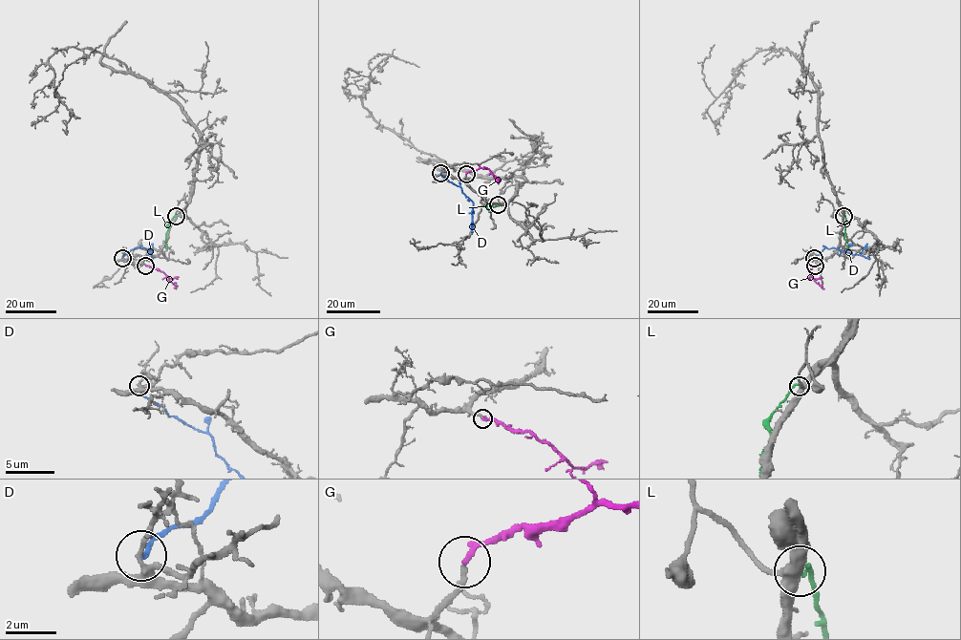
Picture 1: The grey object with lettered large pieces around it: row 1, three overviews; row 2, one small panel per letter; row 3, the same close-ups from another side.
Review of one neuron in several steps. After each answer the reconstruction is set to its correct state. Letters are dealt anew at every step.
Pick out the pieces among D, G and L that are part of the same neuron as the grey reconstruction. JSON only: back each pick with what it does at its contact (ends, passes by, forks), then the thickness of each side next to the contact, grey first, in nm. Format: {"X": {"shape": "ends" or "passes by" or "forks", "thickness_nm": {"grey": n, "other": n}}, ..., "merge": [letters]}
{"G": {"shape": "ends", "thickness_nm": {"grey": 200, "other": 240}}, "merge": ["G"]}

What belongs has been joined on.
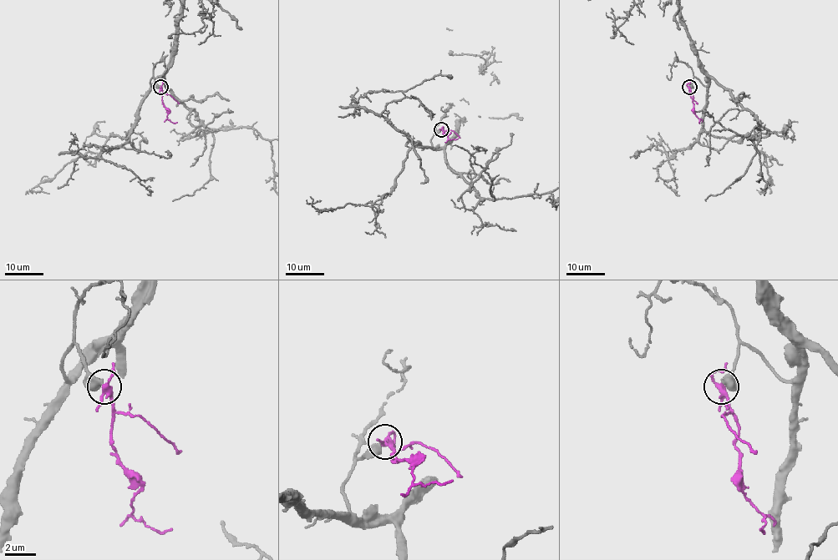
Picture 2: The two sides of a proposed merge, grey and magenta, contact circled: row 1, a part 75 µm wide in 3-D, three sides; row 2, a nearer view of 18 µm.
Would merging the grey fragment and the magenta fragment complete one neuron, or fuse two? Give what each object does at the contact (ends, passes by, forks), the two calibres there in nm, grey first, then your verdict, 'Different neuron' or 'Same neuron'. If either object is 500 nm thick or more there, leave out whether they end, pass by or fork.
At the ring grey ends. At the ring magenta forks. Thickness 480 nm (grey) against 240 nm. Same neuron

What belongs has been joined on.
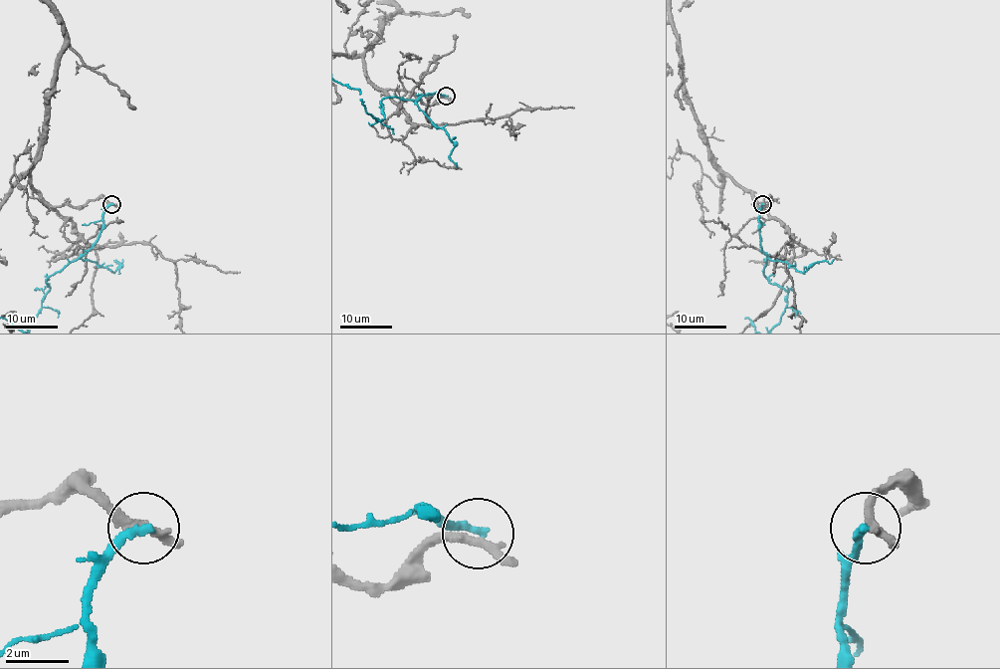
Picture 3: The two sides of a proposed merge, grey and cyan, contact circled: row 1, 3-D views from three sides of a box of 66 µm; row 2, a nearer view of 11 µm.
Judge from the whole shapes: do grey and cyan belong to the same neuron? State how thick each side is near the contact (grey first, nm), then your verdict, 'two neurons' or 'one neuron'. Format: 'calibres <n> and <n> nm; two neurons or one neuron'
calibres 280 and 280 nm; two neurons

